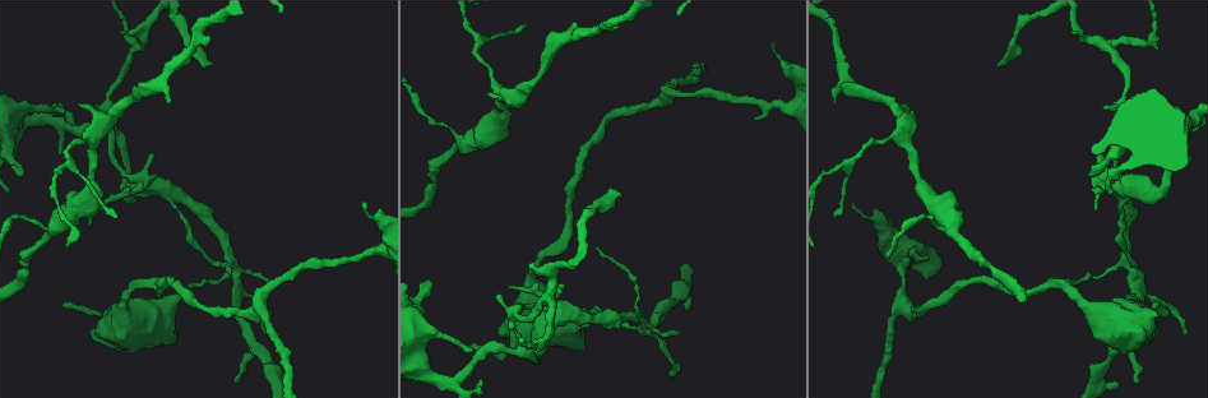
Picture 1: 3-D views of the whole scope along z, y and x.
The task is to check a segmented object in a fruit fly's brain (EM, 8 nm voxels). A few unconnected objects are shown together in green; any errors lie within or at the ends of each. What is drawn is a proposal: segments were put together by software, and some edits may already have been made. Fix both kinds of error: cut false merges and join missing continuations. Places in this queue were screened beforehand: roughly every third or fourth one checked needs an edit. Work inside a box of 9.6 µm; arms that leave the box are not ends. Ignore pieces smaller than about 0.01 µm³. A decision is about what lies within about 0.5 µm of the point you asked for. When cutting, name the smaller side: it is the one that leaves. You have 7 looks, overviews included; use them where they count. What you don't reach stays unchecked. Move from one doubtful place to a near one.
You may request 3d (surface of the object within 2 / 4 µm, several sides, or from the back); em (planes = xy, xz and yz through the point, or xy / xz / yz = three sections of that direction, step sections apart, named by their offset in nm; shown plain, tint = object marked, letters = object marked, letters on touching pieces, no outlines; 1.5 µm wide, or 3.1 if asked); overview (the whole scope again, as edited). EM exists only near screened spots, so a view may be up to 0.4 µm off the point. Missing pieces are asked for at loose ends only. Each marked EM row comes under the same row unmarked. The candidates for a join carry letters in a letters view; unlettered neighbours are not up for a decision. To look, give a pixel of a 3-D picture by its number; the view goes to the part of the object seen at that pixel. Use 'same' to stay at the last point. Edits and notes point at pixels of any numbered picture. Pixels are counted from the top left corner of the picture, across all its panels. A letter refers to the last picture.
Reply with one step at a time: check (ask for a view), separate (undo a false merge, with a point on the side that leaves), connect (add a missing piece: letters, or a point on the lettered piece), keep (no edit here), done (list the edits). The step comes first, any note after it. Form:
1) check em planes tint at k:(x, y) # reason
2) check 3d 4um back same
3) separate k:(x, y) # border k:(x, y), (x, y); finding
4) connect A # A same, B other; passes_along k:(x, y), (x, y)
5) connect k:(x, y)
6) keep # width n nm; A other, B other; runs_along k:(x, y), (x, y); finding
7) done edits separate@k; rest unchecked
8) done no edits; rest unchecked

check 3d 2um at 1:(524, 24) # tapers out

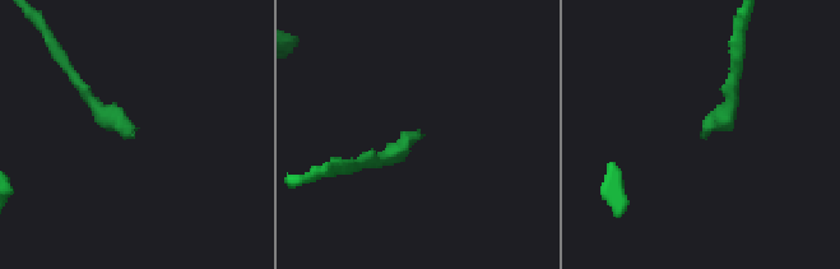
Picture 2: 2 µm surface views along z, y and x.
check em planes letters at 2:(421, 137)

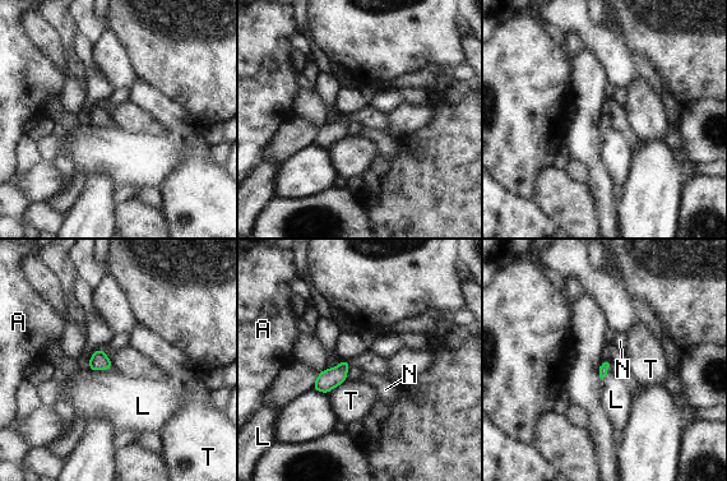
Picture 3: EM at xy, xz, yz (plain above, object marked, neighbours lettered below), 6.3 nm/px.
keep # A other, L other, N other, T other; none of them fits

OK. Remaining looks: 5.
check 3d 4um at 1:(107, 109) # a fork

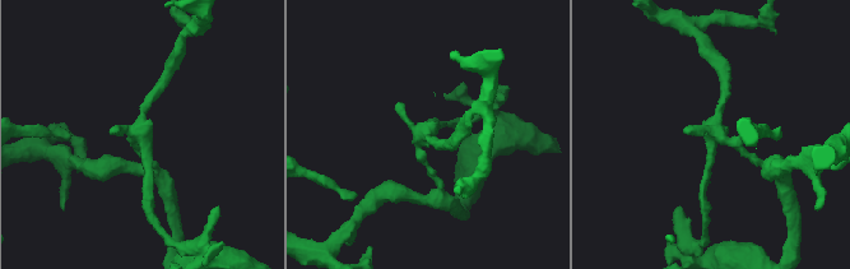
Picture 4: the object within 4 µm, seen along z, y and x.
check em yz step 8 tint at 4:(716, 129) # shape alone is not enough

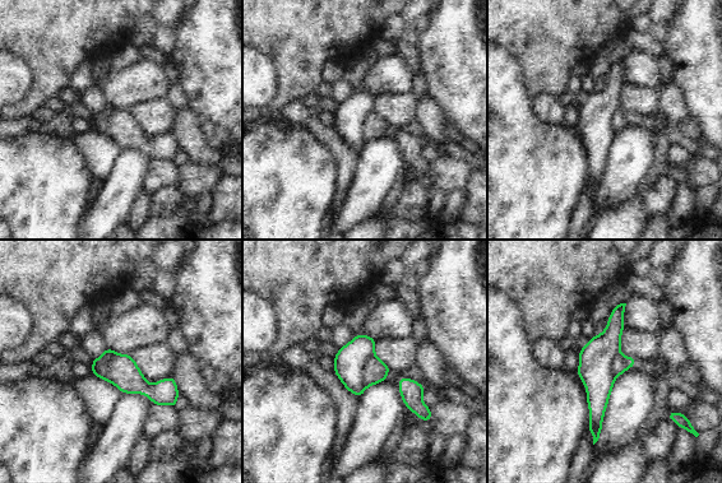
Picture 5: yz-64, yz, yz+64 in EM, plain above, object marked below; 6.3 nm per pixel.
check em planes letters same

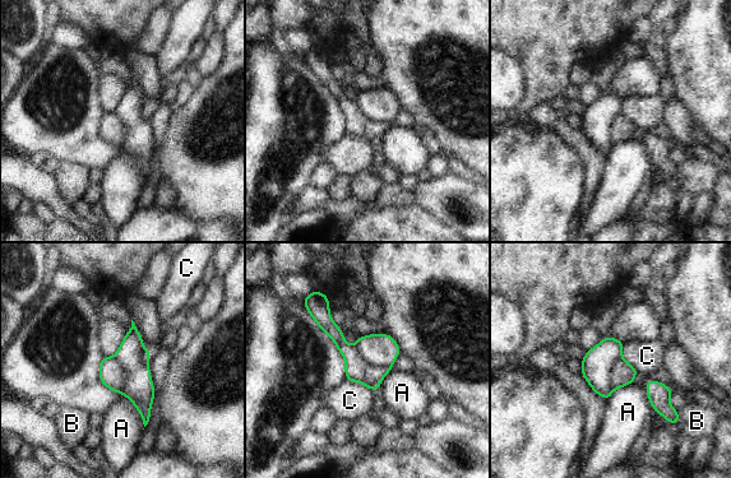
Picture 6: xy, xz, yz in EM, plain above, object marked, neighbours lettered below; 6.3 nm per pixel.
separate 6:(378, 349) # A other, B other, C other; part_leaving 6:(133, 330), (133, 357), (146, 418); two cells meet here

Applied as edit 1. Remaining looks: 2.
check em planes letters at 1:(454, 385) # sudden change in width

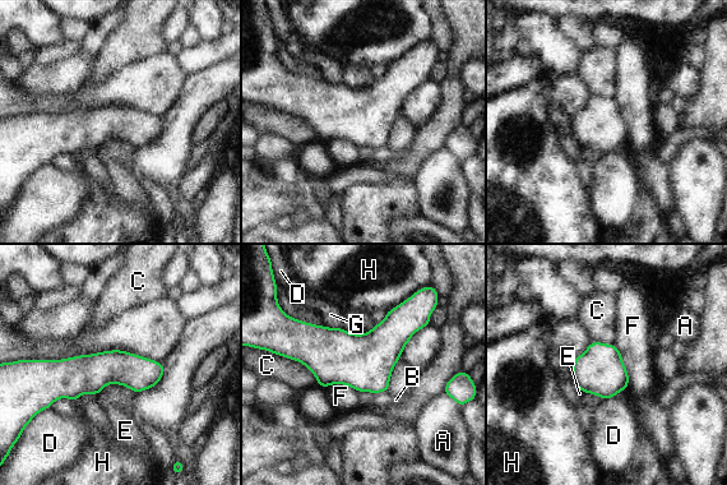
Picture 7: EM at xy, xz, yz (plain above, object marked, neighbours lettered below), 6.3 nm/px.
keep # width 220 nm; A other, B other, C other, D other, E other, F other, G other, H other; border 7:(162, 363), (162, 378), (135, 393); continuous, no second cell

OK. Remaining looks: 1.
done edits separate@6; rest unchecked

